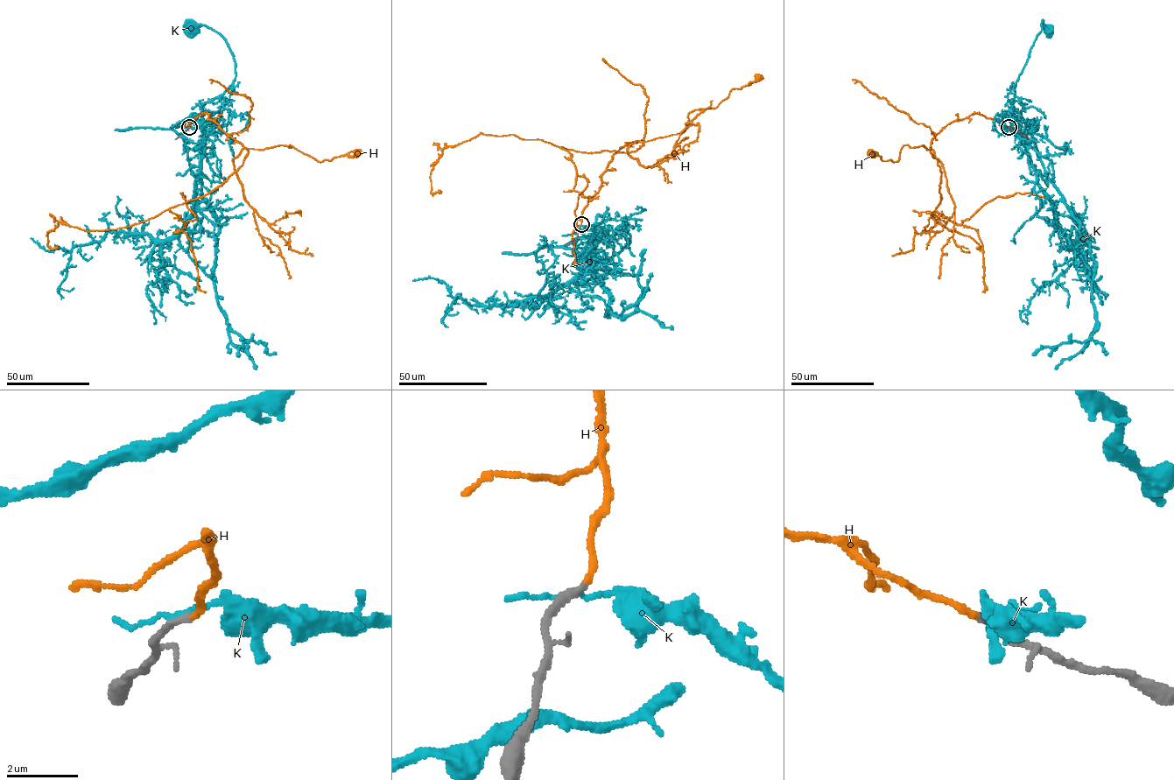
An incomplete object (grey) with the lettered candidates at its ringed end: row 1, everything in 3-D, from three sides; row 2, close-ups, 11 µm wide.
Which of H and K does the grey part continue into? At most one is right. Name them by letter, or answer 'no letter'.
H

